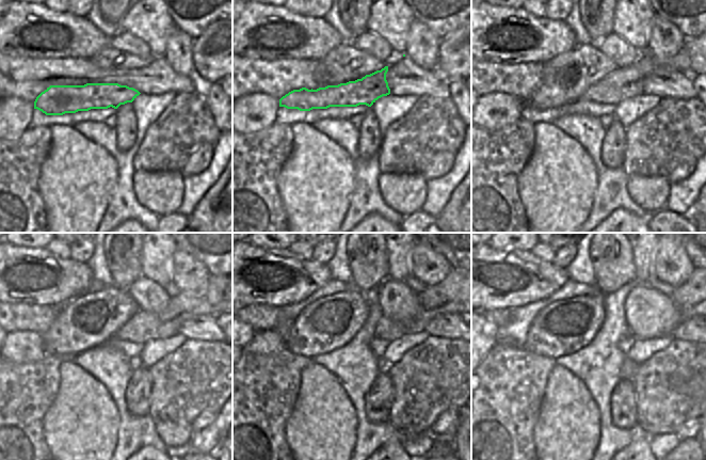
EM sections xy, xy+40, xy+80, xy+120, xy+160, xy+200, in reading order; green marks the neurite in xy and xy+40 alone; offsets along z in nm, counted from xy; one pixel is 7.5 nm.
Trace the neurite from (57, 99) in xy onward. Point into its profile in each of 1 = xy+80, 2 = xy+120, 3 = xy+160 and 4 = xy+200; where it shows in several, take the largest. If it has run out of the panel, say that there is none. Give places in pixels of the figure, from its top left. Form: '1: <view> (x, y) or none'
1: xy+80 (623, 83)
2: xy+120 (144, 326)
3: xy+160 (449, 297)
4: xy+200 (688, 297)

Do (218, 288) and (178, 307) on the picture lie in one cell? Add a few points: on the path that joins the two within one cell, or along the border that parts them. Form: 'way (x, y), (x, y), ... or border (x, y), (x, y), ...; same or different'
way (208, 298), (205, 301), (188, 303); same

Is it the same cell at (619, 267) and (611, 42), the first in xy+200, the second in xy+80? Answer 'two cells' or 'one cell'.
two cells

